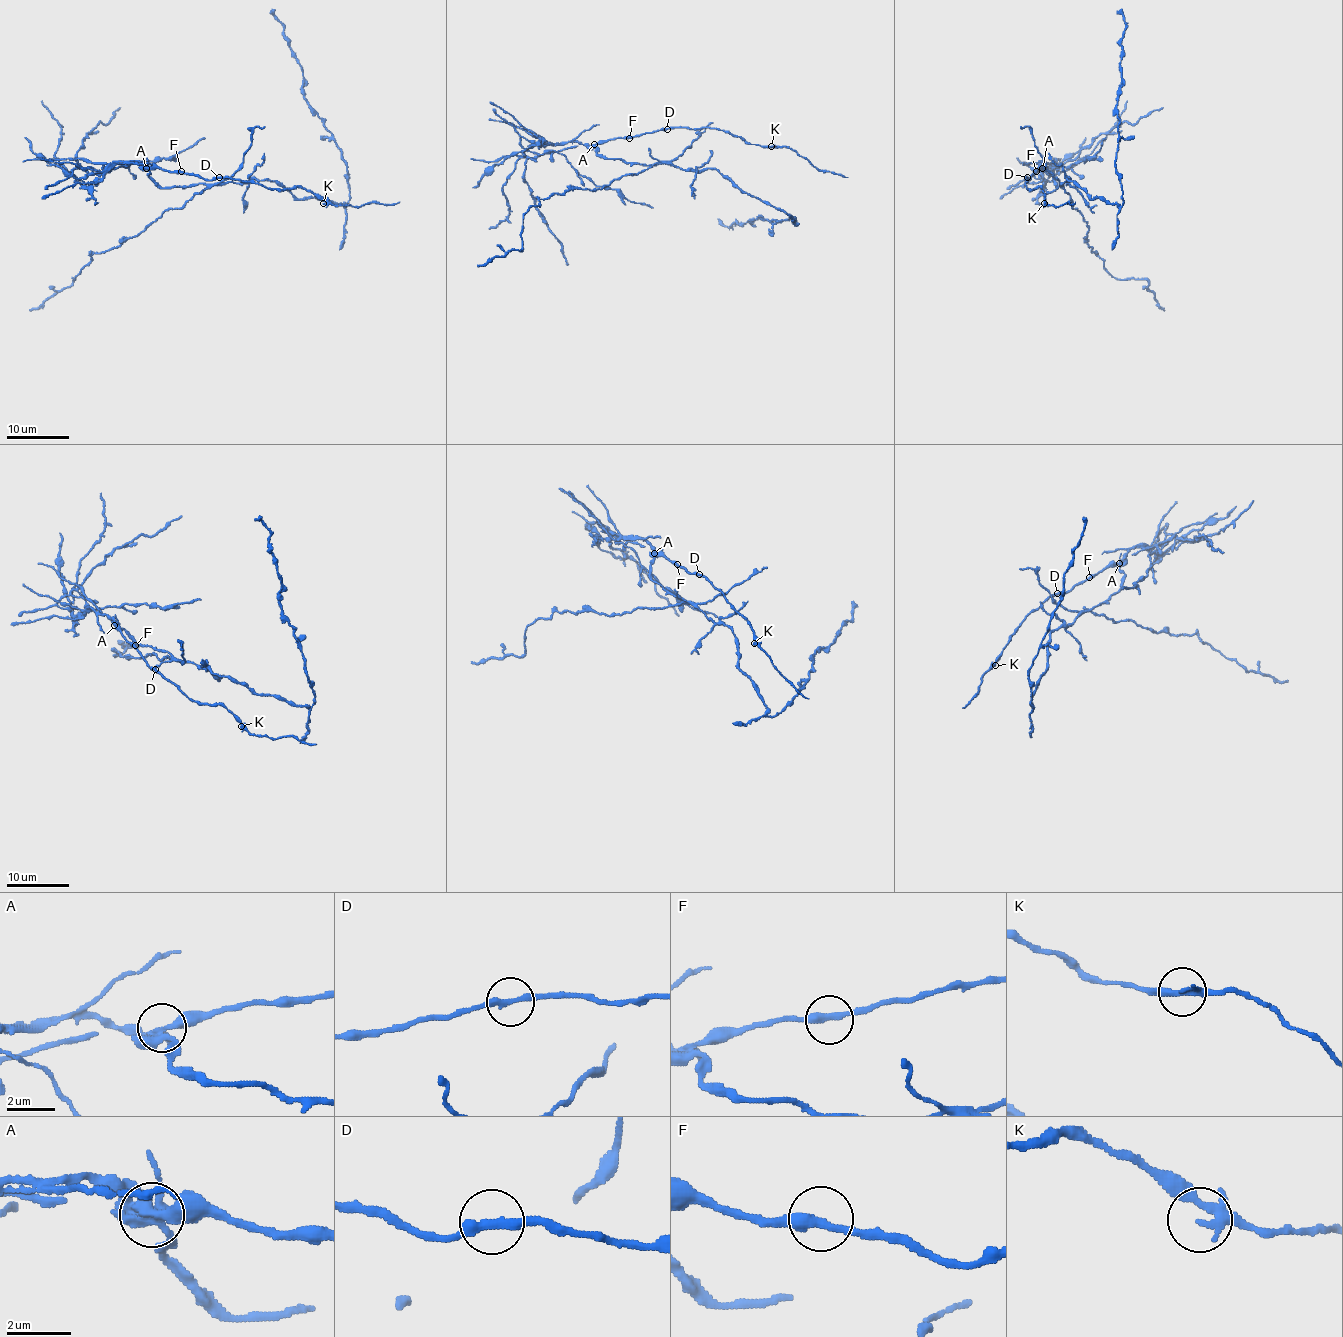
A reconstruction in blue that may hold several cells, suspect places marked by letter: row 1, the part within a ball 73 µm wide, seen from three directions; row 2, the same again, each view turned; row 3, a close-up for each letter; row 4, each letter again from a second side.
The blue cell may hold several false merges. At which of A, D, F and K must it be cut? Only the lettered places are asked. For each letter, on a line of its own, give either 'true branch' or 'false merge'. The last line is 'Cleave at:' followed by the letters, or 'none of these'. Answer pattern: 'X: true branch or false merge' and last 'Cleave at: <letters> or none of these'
A: false merge
D: true branch
F: true branch
K: true branch
Cleave at: A

